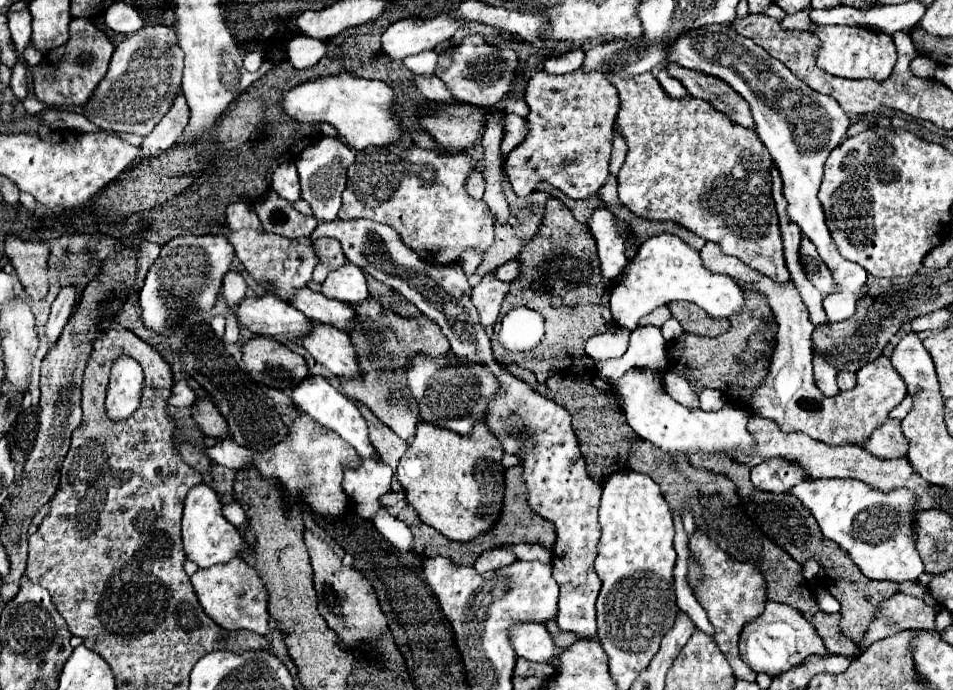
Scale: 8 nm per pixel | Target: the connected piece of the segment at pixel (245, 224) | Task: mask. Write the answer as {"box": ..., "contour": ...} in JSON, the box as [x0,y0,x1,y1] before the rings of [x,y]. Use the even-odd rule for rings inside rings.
{"box":[225,203,261,229],"contour":[[[233,203],[225,211],[227,215],[227,225],[231,229],[261,229],[261,221],[255,215],[253,207],[247,203]]]}

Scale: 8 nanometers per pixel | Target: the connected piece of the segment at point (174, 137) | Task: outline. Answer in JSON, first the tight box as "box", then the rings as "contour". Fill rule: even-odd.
{"box":[139,95,189,159],"contour":[[[179,95],[169,113],[157,123],[157,127],[143,139],[139,159],[149,159],[159,153],[165,153],[179,139],[183,129],[189,123],[189,107],[185,103],[185,95]]]}

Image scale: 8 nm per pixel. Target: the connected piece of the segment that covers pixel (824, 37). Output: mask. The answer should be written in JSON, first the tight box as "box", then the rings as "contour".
{"box":[815,25,897,81],"contour":[[[827,25],[827,27],[819,27],[815,35],[823,41],[817,53],[817,65],[829,75],[847,77],[847,79],[883,81],[893,73],[893,67],[897,63],[897,51],[895,51],[893,39],[885,33],[873,31],[873,29],[859,29],[859,27]]]}

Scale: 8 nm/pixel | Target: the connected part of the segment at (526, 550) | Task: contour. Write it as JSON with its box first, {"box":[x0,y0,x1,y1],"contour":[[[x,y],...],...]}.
{"box":[511,545,551,563],"contour":[[[511,545],[511,549],[517,553],[517,559],[523,561],[543,561],[549,563],[551,561],[551,551],[545,549],[543,545]]]}

